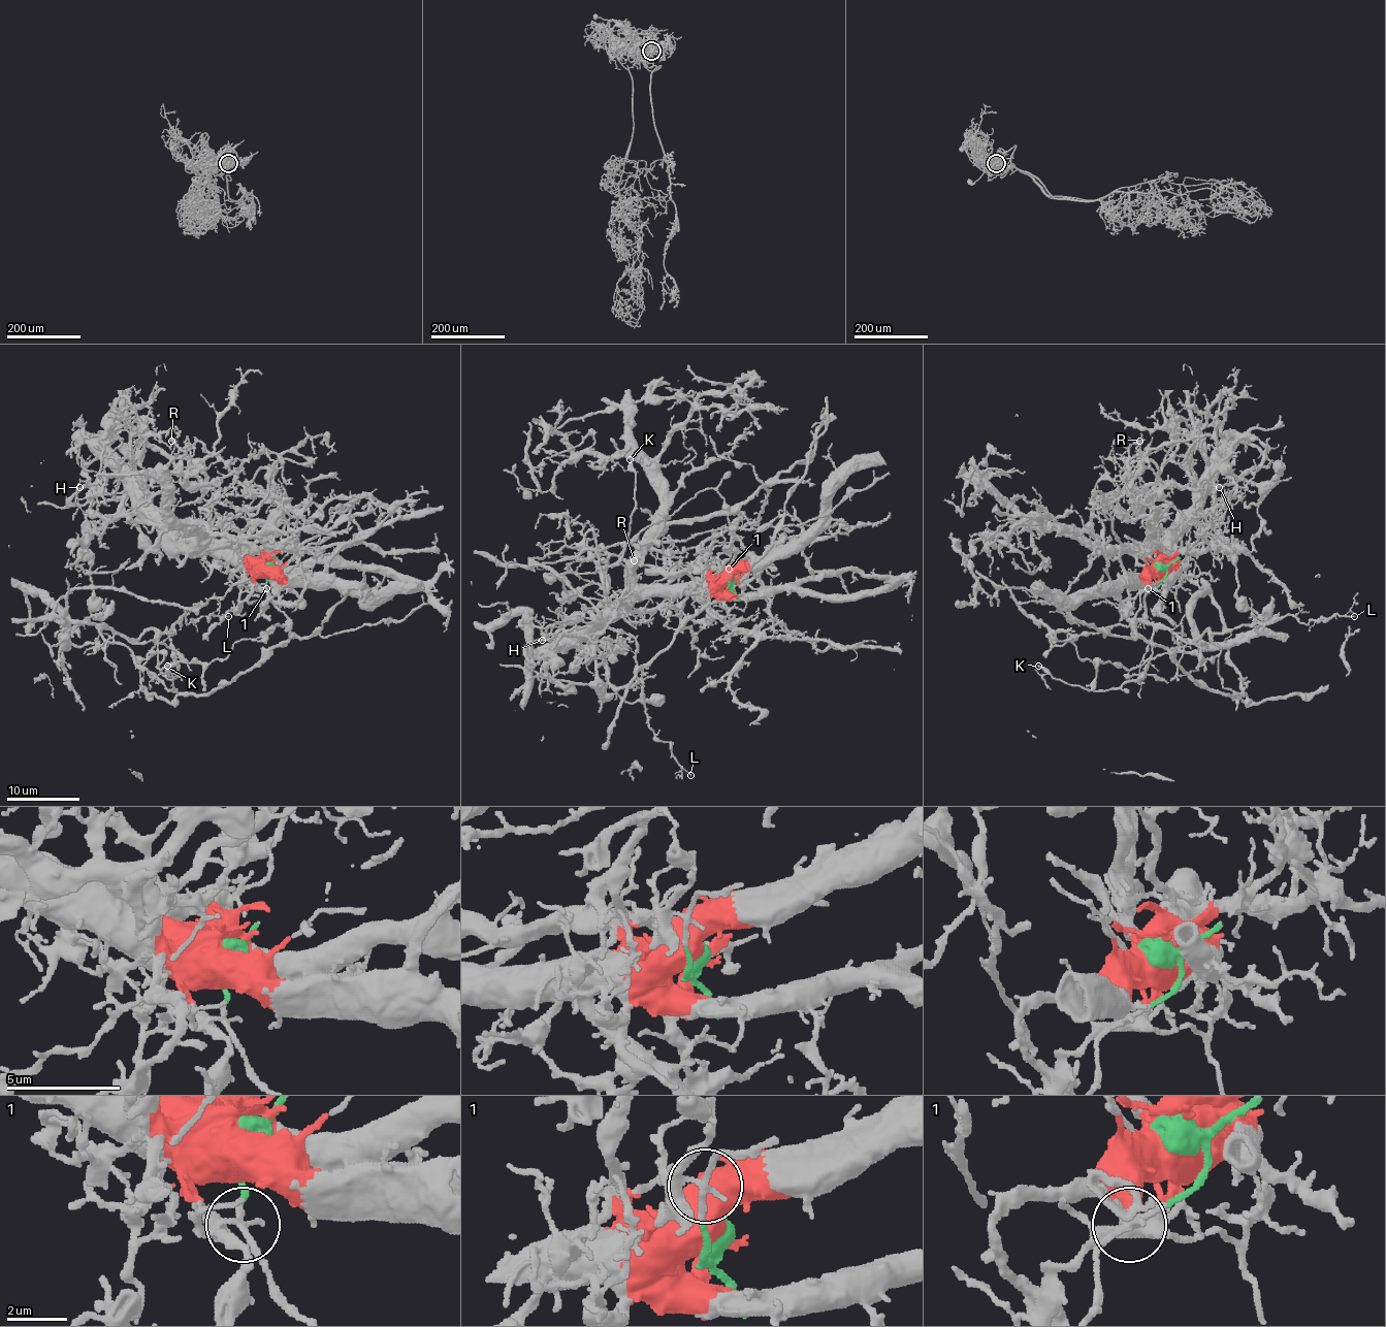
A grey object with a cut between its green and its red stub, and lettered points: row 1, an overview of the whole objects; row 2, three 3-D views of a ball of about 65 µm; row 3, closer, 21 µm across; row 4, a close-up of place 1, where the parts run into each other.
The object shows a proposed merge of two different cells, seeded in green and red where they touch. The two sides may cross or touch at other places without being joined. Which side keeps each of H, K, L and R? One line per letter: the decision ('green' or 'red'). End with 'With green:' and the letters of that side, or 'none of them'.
H: red
K: green
L: green
R: red
With green: K, L

